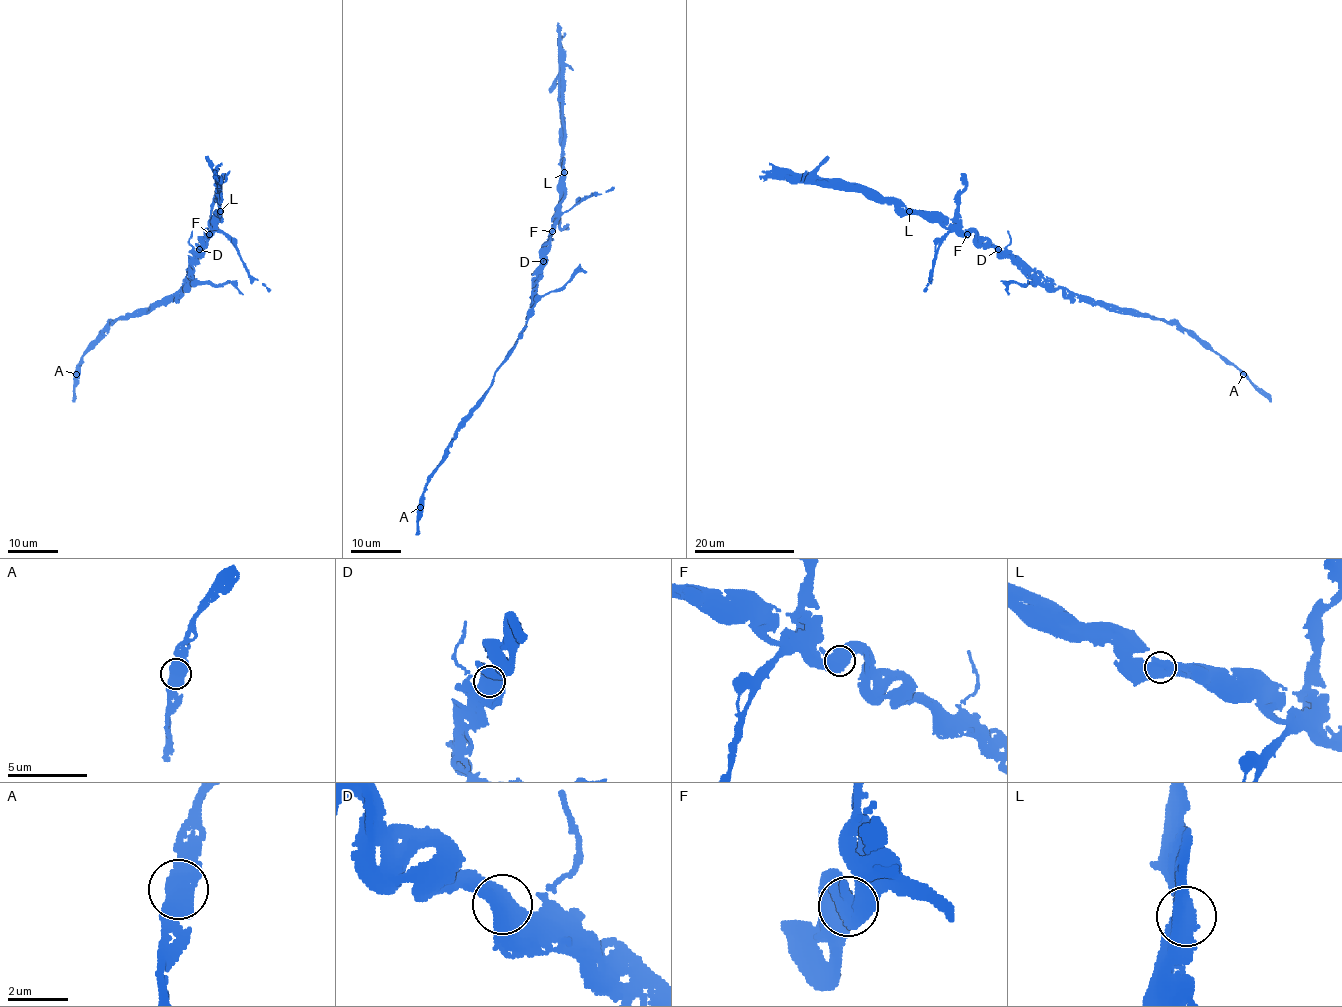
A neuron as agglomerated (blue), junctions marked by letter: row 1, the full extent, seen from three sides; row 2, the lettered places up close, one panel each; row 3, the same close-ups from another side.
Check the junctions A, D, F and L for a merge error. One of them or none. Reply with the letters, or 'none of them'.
none of them

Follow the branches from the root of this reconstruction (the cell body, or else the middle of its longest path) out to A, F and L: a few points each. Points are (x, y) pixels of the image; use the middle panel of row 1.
A: (531, 297), (524, 331), (496, 370), (480, 405), (456, 431), (444, 459), (426, 484), (424, 504), (420, 507)
F: (531, 297), (540, 272), (544, 245), (553, 231)
L: (531, 297), (540, 272), (544, 245), (556, 217), (556, 206), (561, 201), (564, 172)

